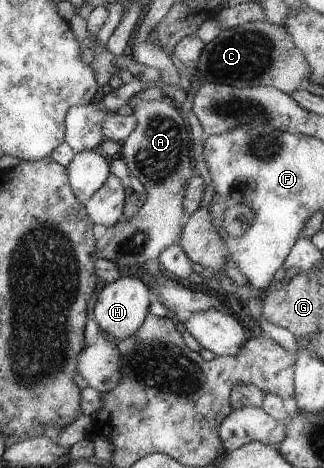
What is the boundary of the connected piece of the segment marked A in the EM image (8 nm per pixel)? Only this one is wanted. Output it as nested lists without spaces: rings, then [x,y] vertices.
[[[143,101],[133,107],[133,115],[137,119],[137,127],[122,144],[118,157],[122,158],[131,170],[131,180],[138,178],[142,182],[146,192],[143,196],[143,206],[134,217],[122,216],[113,227],[94,225],[94,237],[98,238],[99,257],[109,259],[121,268],[139,266],[153,259],[158,260],[162,256],[163,249],[179,244],[186,219],[183,199],[185,199],[187,181],[190,181],[193,175],[197,175],[194,151],[189,149],[189,141],[193,140],[192,133],[189,133],[189,127],[181,117],[181,111],[177,111],[177,107],[165,101]]]

